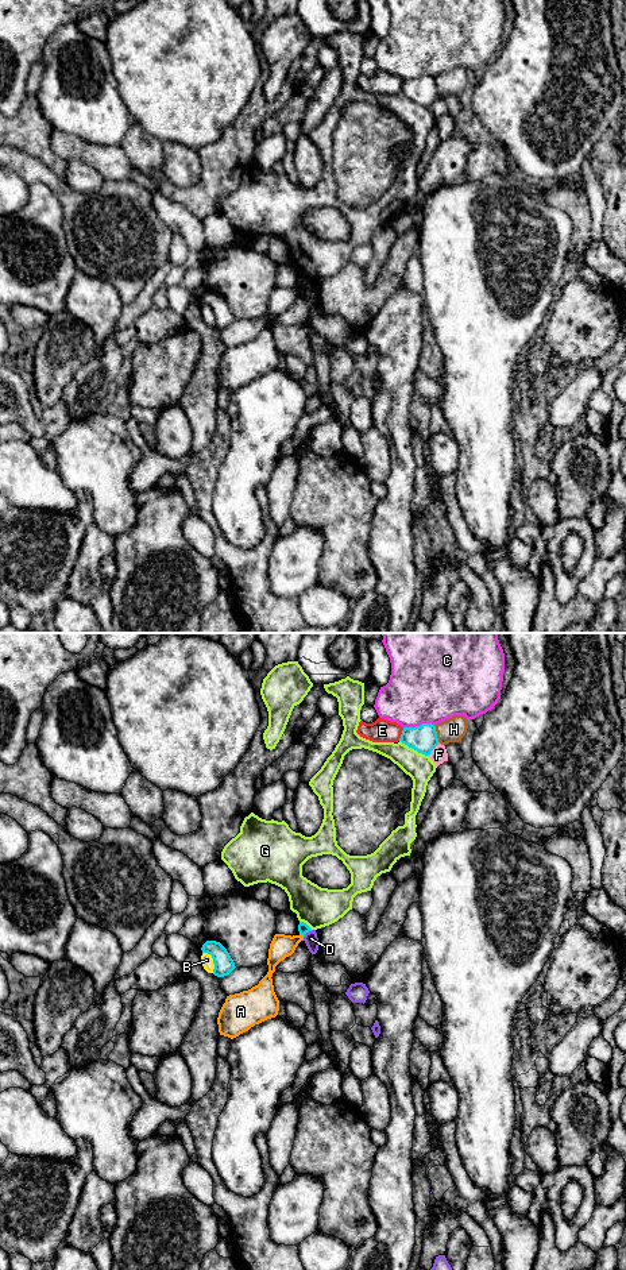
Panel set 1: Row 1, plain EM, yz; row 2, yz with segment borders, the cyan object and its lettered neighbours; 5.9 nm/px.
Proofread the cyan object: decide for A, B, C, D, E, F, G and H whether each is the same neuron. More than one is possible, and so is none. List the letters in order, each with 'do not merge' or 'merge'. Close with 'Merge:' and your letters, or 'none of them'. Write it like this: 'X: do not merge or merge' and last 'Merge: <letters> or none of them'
A: do not merge
B: do not merge
C: do not merge
D: do not merge
E: do not merge
F: do not merge
G: do not merge
H: do not merge
Merge: none of them

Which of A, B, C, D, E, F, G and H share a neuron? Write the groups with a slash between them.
A / B / C / D / E / F / G / H

